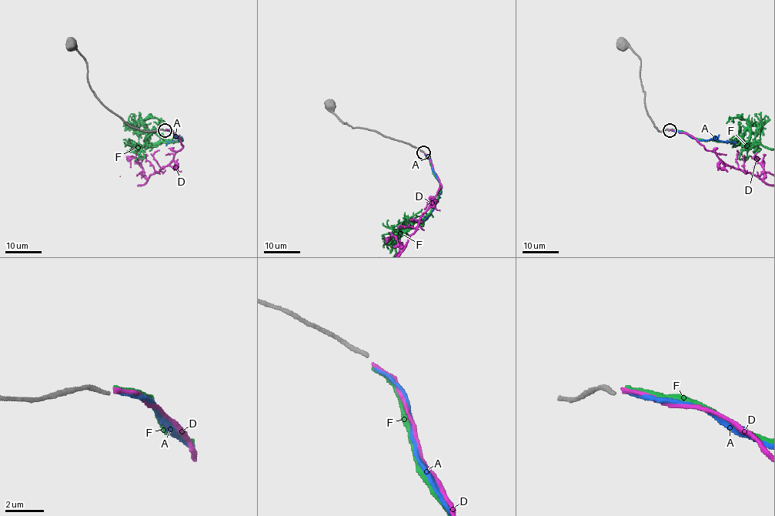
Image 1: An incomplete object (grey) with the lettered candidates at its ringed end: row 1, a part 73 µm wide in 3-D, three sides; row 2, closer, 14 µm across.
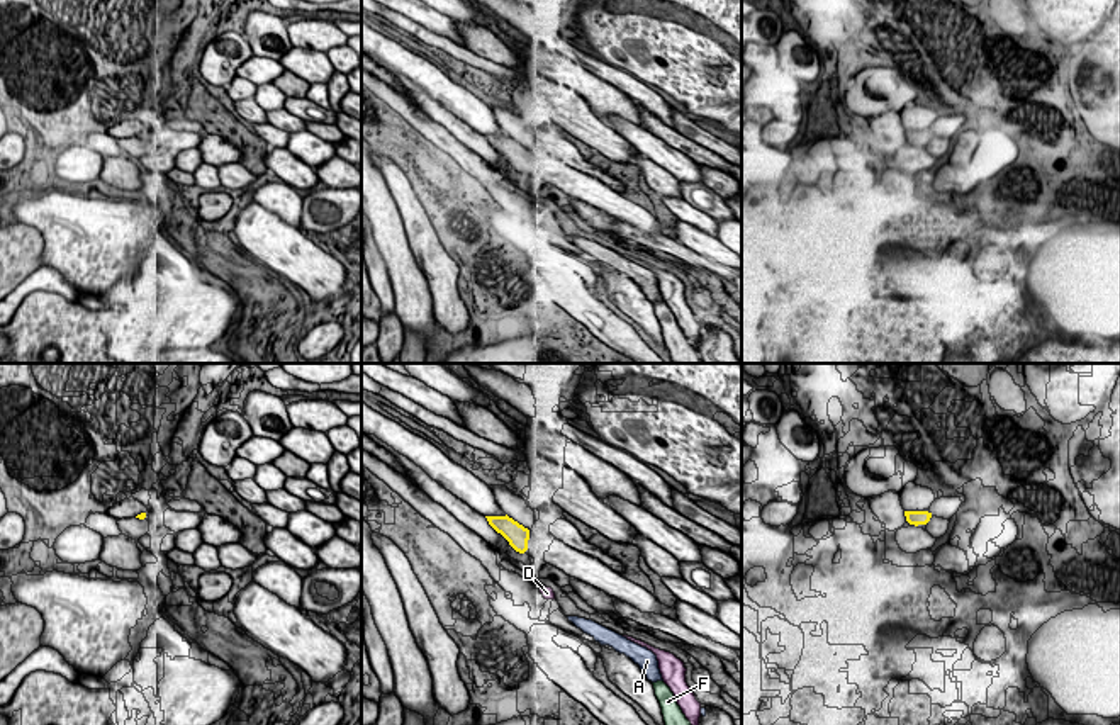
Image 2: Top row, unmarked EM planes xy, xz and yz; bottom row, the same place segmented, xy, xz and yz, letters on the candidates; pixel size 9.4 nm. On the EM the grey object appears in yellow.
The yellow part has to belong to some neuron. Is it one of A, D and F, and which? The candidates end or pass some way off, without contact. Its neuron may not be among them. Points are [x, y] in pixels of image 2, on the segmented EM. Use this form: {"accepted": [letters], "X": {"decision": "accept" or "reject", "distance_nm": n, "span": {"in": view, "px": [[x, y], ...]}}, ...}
{"accepted": ["A"], "A": {"decision": "accept", "distance_nm": 750, "span": {"in": "xz", "px": [[523, 552], [567, 617]]}}, "D": {"decision": "reject", "distance_nm": 360, "span": {"in": "xz", "px": [[523, 552], [542, 586]]}}, "F": {"decision": "reject", "distance_nm": 1750, "span": {"in": "xz", "px": [[523, 552], [652, 683]]}}}

